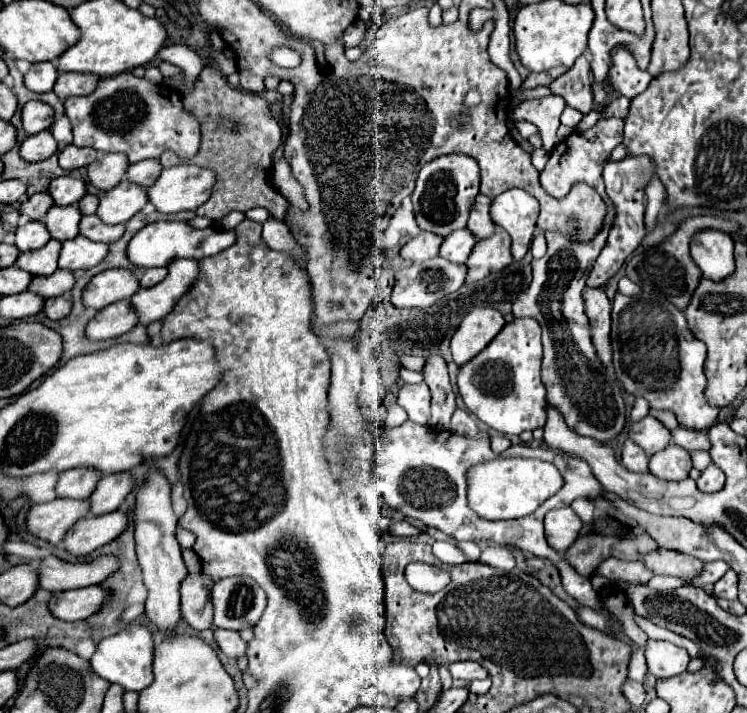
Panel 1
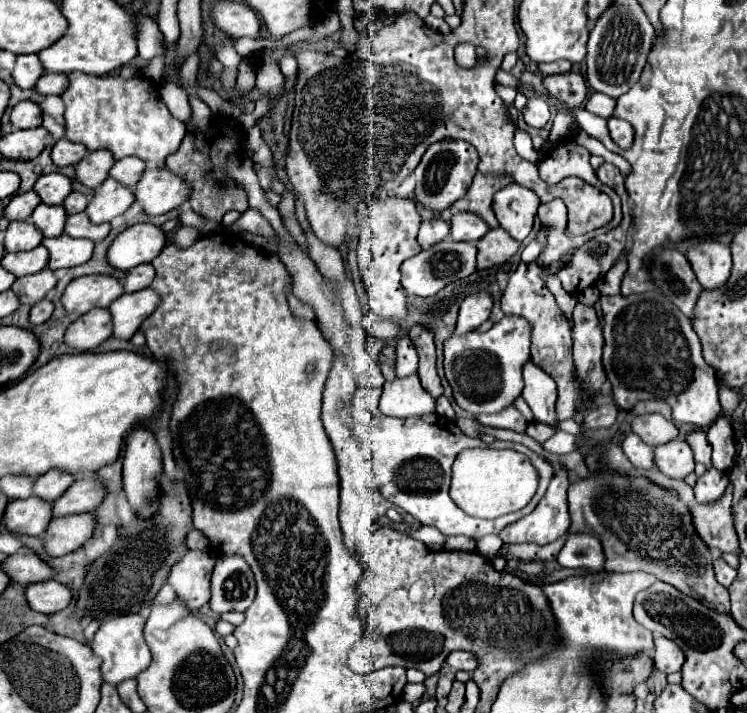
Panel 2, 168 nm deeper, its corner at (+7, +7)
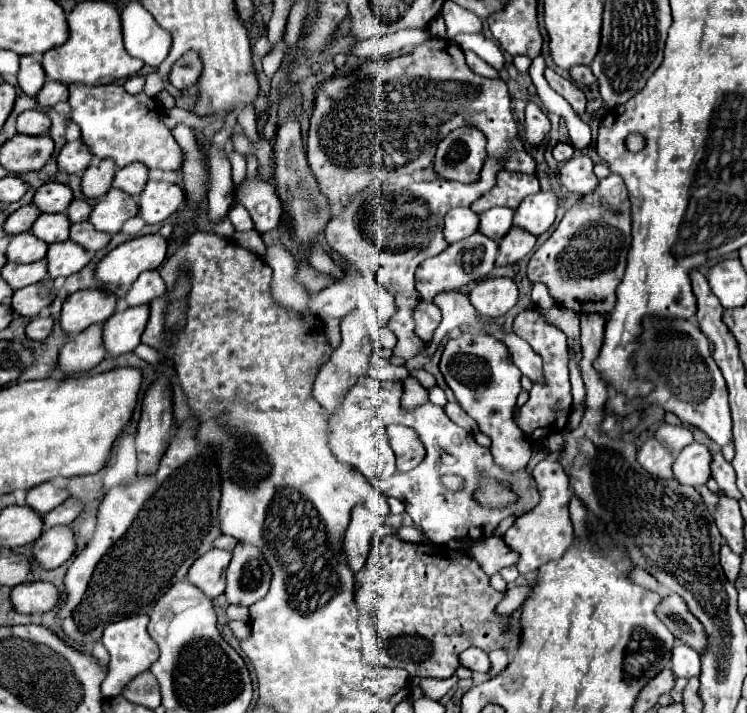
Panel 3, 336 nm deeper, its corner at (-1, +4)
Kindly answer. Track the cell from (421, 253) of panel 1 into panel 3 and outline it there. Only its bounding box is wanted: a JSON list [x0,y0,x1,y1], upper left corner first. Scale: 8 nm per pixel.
[444,208,480,244]

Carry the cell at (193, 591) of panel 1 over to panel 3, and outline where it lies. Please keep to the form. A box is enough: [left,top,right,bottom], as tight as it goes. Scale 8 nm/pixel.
[188,548,232,598]

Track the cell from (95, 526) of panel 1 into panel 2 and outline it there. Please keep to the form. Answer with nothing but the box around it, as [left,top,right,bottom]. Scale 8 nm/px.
[44,513,96,557]

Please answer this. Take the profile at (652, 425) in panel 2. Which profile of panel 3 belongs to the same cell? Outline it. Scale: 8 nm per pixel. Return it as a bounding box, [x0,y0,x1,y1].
[656,424,694,452]

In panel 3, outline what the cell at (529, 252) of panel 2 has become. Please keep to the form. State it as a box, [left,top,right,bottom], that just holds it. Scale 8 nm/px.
[531,283,558,309]

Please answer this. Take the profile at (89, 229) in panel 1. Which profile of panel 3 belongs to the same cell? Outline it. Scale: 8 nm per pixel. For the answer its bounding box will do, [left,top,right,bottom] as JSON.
[70,222,110,252]

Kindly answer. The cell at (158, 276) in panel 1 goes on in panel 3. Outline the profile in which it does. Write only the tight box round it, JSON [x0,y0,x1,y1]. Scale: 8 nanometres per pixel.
[126,270,166,306]

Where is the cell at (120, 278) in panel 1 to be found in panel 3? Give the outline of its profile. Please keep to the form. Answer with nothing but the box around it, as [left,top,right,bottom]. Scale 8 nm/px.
[60,290,116,336]

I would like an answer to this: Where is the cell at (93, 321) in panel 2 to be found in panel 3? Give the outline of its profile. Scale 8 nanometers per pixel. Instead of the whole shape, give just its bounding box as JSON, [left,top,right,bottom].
[58,326,104,376]

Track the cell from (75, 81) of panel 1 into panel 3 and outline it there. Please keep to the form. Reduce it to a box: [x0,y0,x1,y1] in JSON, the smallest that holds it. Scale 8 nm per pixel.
[36,80,68,108]

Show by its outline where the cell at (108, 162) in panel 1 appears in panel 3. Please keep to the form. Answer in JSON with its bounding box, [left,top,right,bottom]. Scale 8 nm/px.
[82,158,116,198]

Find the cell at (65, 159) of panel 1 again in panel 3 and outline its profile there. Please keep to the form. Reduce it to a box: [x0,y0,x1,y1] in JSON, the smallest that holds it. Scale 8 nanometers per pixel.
[56,138,92,174]

